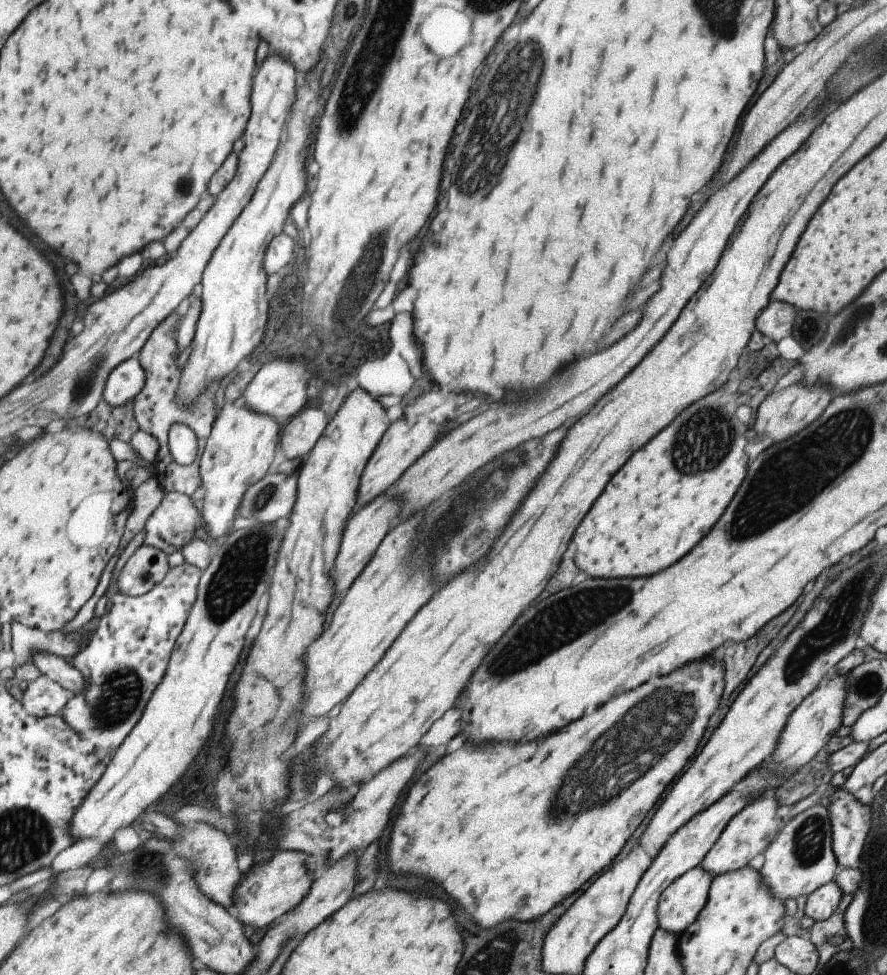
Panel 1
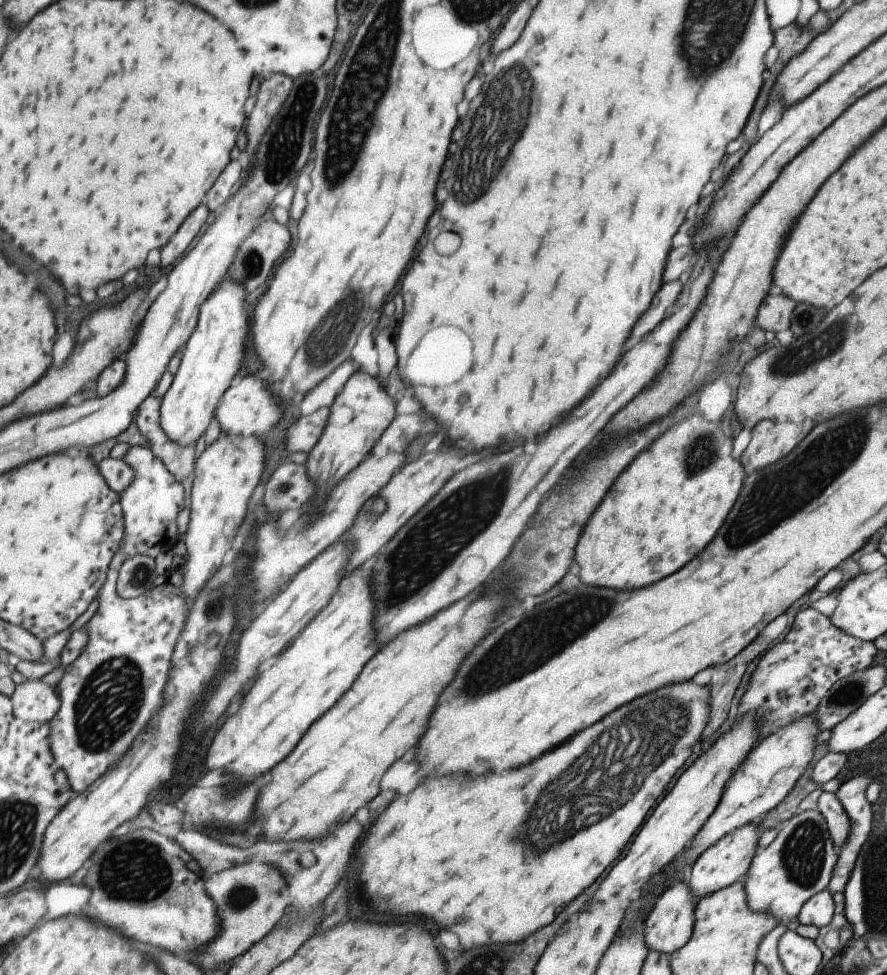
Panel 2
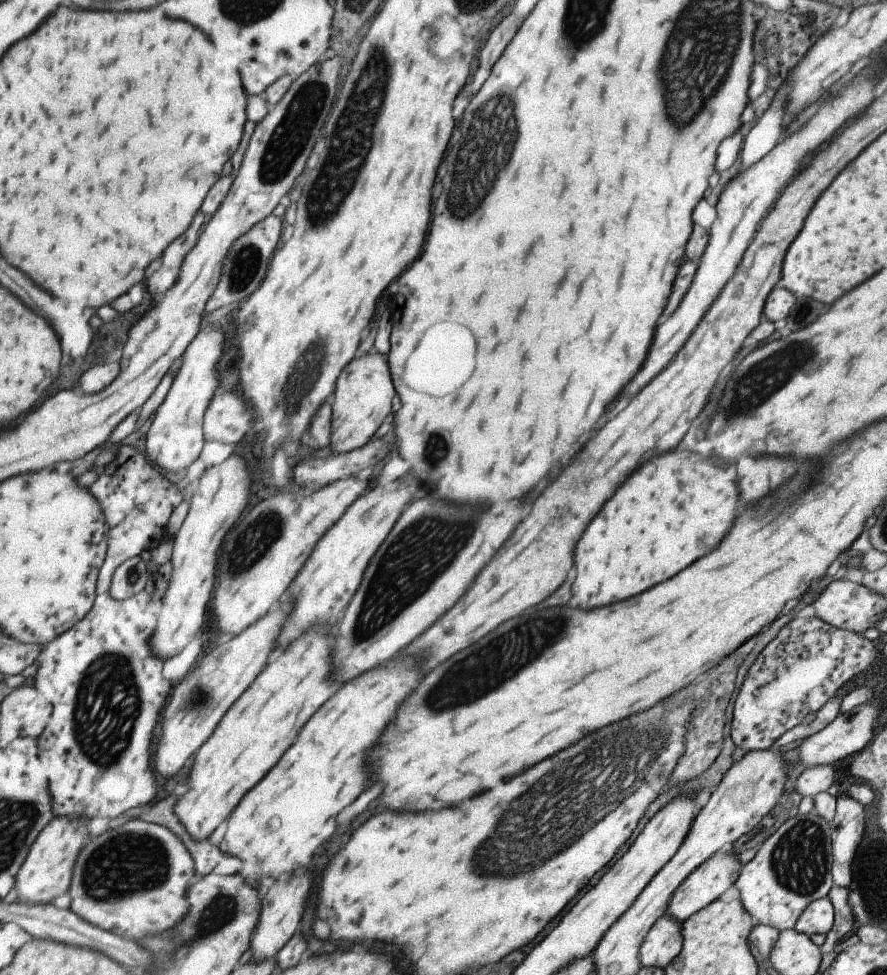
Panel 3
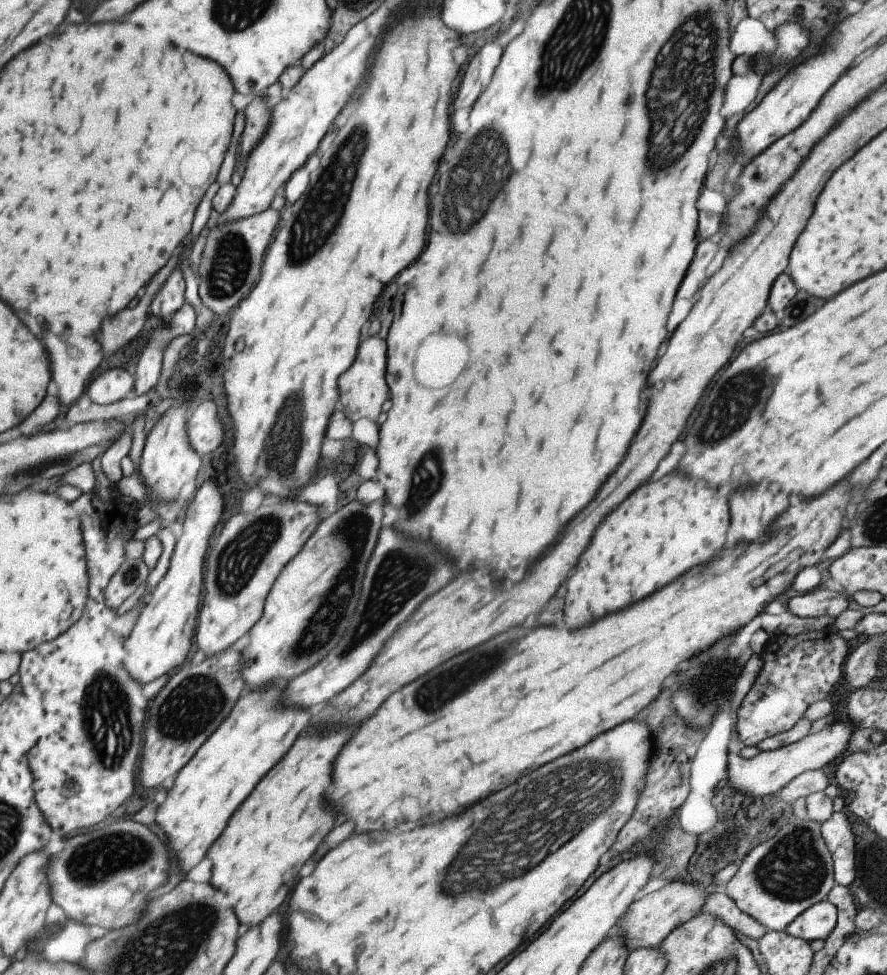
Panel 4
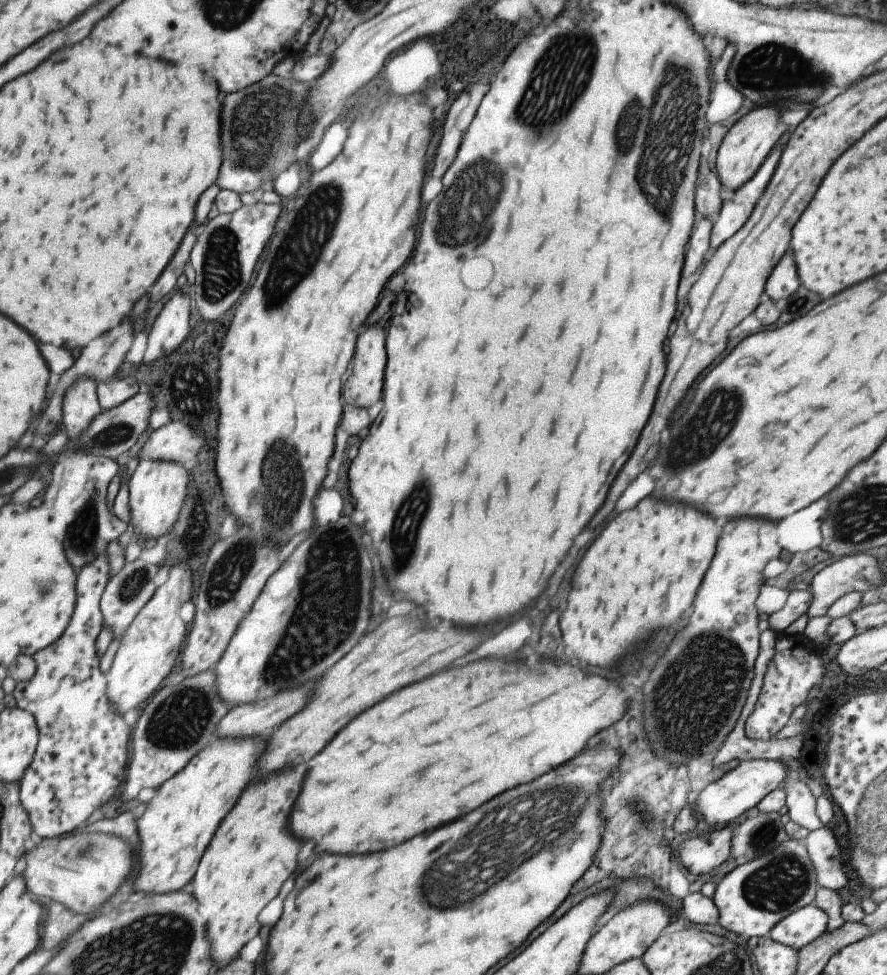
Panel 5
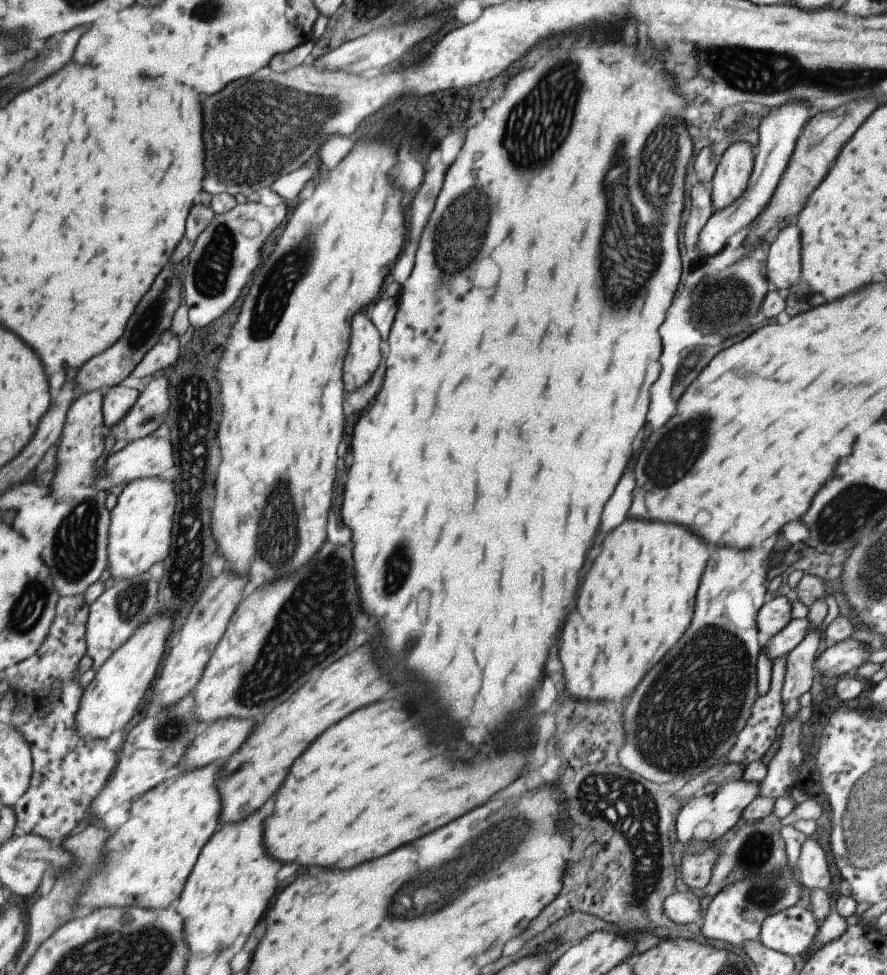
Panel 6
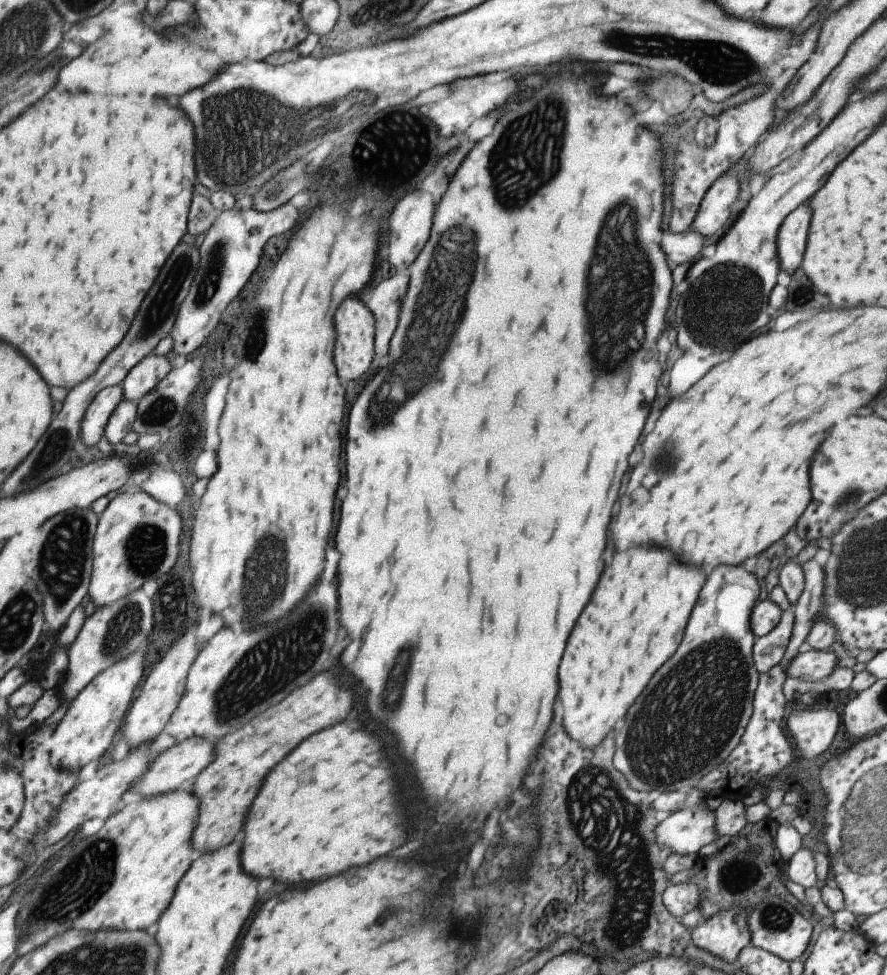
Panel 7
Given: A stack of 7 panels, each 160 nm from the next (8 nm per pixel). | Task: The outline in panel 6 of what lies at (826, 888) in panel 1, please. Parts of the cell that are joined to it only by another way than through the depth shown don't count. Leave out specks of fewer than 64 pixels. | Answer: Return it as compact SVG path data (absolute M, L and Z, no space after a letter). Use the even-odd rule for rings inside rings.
M798 903L765 917L758 939L767 948L798 958L808 950L818 928L811 911Z

